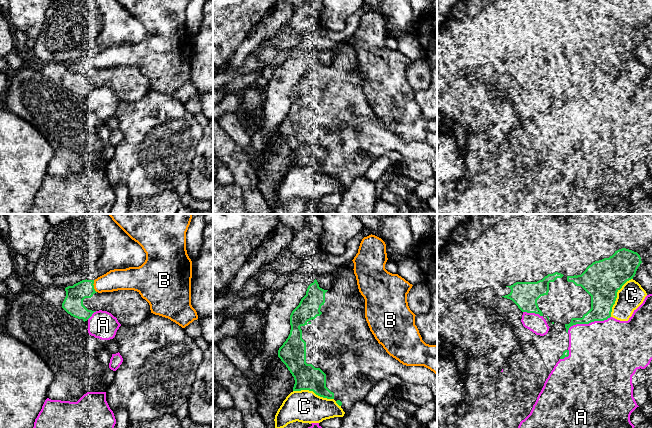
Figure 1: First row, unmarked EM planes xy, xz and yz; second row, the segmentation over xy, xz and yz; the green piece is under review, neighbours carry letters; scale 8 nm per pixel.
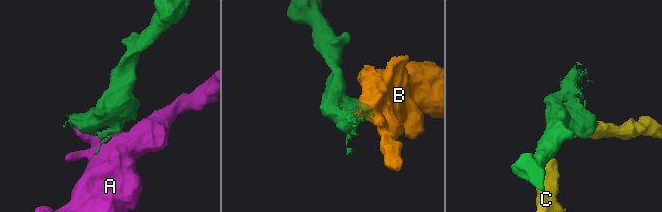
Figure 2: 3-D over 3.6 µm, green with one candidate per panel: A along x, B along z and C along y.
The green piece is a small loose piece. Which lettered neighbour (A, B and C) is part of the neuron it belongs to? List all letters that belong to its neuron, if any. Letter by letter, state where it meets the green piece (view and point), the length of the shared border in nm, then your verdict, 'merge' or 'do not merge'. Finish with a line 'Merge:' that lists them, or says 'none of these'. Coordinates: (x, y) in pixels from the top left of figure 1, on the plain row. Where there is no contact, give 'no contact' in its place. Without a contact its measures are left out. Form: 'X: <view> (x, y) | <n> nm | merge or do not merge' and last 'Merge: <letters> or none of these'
A: yz (587, 99) | 380 nm | do not merge
B: xy (93, 62) | 110 nm | do not merge
C: yz (616, 72) | 360 nm | do not merge
Merge: none of these

